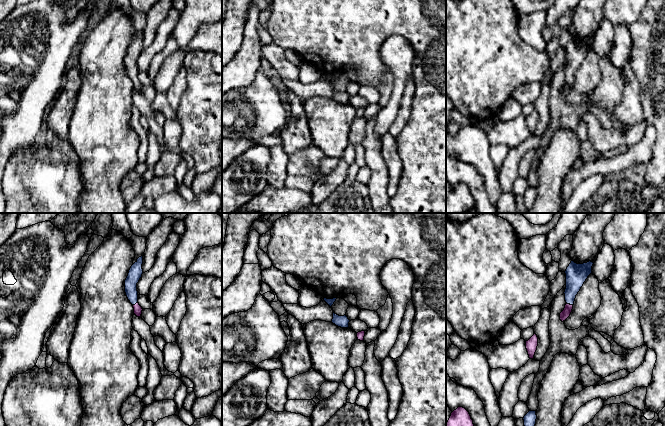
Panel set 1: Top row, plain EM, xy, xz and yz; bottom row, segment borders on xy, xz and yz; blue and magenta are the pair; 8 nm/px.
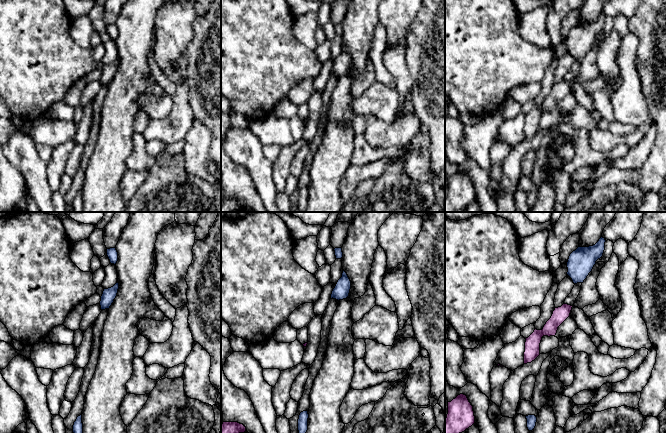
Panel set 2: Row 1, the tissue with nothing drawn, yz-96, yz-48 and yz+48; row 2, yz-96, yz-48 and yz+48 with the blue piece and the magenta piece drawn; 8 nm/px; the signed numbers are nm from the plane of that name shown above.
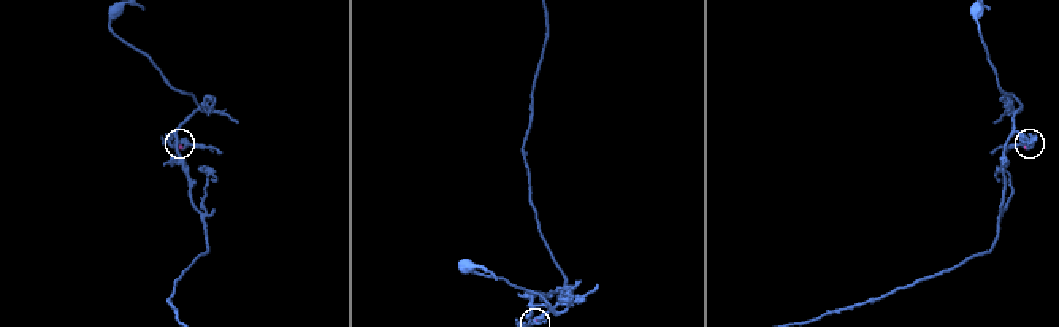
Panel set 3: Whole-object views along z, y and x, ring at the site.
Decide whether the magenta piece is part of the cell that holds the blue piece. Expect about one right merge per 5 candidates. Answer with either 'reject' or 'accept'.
accept

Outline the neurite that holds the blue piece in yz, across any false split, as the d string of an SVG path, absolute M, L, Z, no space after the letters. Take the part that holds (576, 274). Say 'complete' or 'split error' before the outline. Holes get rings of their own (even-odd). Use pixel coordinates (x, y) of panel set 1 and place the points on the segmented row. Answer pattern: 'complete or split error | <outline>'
split error | M571 261L567 267L566 274L566 289L565 301L566 305L564 310L560 313L560 320L565 321L571 314L576 295L580 291L584 282L590 274L592 274L593 262L589 261L583 264L577 264Z

